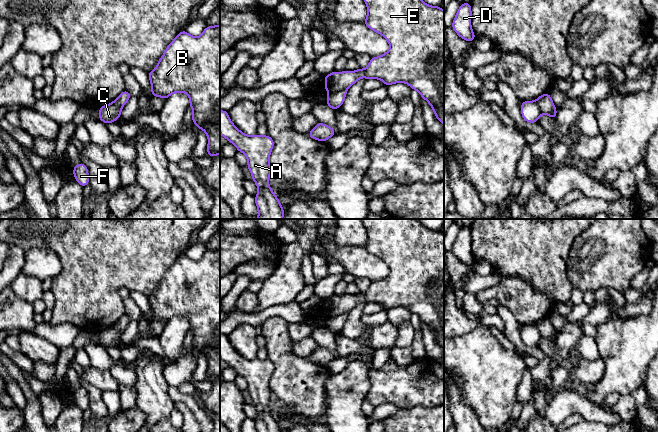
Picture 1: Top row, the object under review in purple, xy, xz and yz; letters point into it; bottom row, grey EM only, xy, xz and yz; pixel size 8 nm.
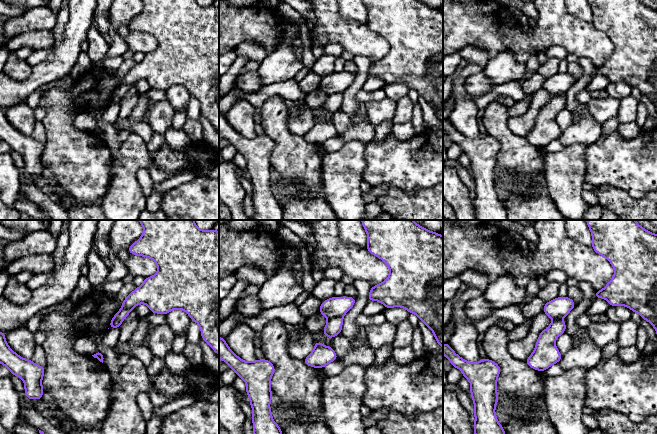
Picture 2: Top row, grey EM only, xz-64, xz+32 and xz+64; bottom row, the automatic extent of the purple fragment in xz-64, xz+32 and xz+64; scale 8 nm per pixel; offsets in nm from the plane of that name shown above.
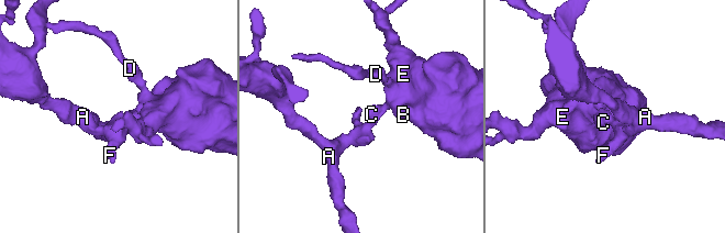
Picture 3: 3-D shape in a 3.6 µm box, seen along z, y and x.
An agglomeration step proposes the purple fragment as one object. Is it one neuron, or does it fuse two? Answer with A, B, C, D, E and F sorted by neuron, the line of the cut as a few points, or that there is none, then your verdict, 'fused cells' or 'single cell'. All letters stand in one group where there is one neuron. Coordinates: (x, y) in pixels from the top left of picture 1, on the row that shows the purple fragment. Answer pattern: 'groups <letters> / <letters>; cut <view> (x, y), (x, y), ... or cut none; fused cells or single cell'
groups A F / B C D E; cut xz (346, 88), (329, 93); fused cells

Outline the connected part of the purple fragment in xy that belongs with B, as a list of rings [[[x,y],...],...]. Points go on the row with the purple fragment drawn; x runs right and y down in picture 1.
[[[220,24],[207,26],[199,37],[185,30],[178,33],[167,46],[154,70],[148,72],[151,96],[166,100],[171,94],[181,92],[189,97],[193,115],[191,120],[208,137],[207,155],[220,155]]]

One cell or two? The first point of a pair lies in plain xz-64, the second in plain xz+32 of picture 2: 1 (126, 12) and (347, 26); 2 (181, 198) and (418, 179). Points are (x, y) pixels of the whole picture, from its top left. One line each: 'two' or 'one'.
1: two
2: two

